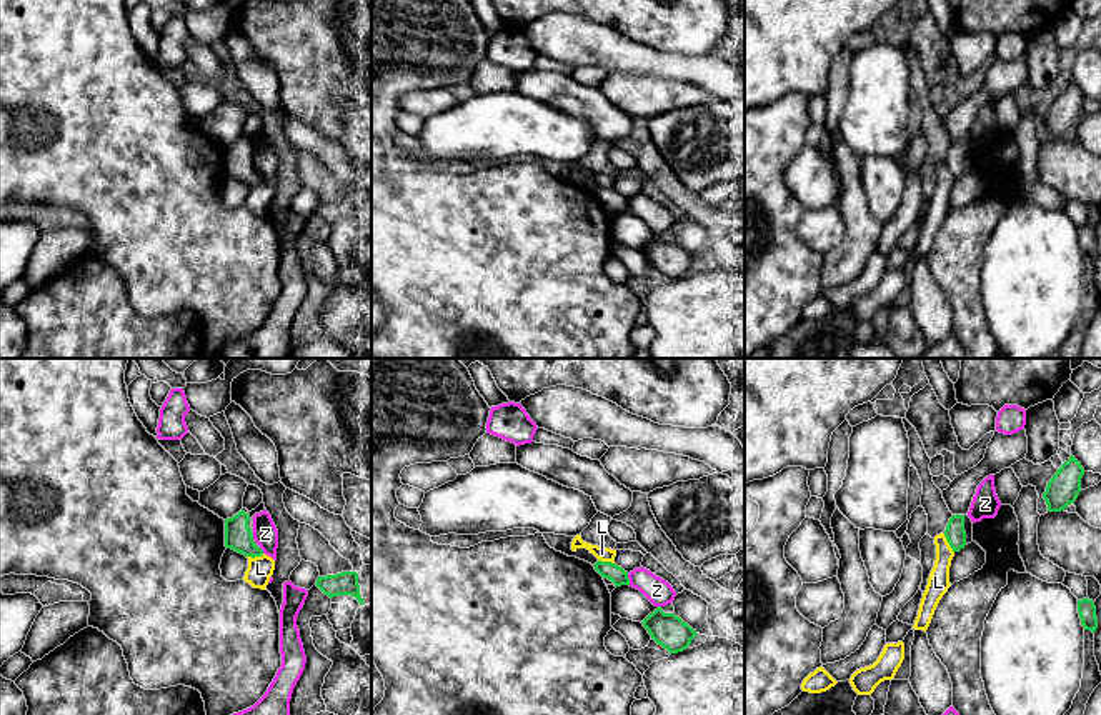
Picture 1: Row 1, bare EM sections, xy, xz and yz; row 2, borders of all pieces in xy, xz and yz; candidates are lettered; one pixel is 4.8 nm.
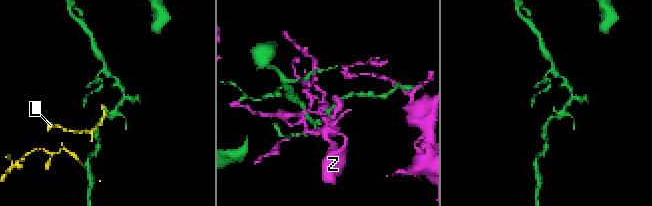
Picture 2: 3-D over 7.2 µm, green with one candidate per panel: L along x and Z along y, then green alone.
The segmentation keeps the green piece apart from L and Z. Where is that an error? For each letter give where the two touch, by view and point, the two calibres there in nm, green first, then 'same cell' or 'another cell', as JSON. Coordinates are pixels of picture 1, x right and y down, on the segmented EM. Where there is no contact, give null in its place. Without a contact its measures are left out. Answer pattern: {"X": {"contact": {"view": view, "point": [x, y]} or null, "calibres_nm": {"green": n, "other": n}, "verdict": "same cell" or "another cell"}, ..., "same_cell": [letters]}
{"L": {"contact": {"view": "yz", "point": [948, 542]}, "calibres_nm": {"green": 100, "other": 110}, "verdict": "another cell"}, "Z": {"contact": {"view": "xz", "point": [628, 579]}, "calibres_nm": {"green": 80, "other": 120}, "verdict": "another cell"}, "same_cell": []}

